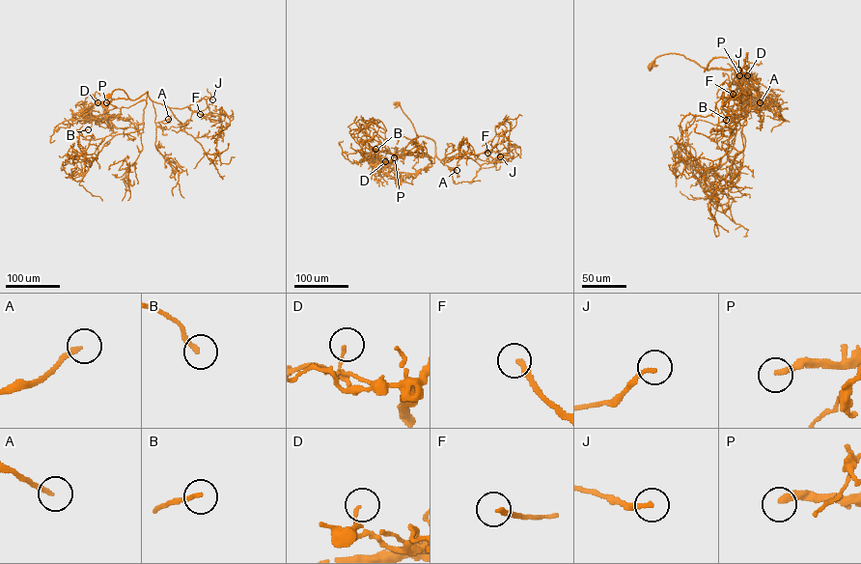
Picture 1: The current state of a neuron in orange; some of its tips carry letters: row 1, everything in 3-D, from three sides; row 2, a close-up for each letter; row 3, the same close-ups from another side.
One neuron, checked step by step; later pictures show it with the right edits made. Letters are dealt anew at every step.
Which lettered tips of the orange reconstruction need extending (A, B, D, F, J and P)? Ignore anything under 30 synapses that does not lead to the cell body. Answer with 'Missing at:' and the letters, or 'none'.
Missing at: A, F, P

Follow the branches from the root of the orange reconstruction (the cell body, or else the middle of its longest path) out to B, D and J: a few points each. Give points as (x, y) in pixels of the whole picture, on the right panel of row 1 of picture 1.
B: (652, 64), (677, 53), (707, 69), (733, 69), (772, 105), (746, 110), (730, 137), (718, 124), (726, 120)
D: (652, 64), (662, 55), (679, 53), (707, 69), (733, 69), (745, 80), (749, 78), (747, 75)
J: (652, 64), (679, 53), (749, 77), (744, 88), (731, 83), (735, 62), (744, 82), (747, 65), (738, 70)

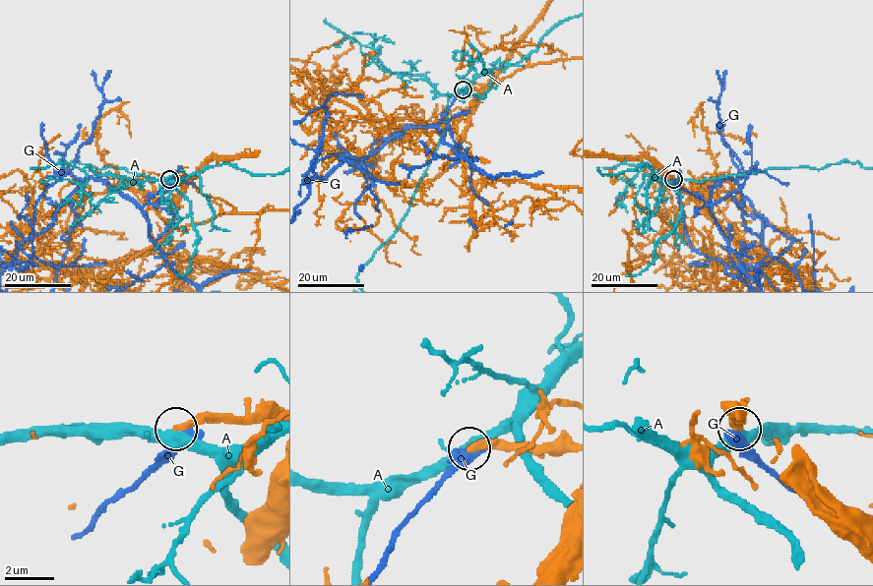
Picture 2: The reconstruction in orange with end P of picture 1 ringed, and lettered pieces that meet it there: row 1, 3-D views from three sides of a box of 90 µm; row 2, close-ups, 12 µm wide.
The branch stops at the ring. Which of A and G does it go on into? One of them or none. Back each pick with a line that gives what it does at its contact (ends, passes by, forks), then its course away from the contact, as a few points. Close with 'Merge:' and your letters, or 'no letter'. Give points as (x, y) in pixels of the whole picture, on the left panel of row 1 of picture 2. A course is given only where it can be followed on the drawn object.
Merge: no letter

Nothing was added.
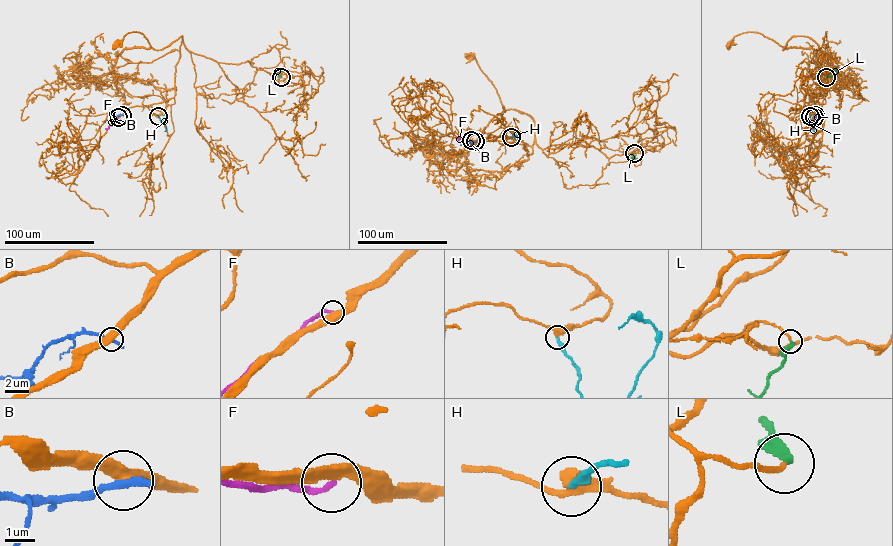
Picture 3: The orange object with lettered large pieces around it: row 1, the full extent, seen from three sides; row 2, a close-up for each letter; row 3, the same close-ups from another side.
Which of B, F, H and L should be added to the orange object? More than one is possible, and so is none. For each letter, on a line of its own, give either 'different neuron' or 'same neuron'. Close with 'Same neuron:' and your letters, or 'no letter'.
B: different neuron
F: different neuron
H: same neuron
L: same neuron
Same neuron: H, L

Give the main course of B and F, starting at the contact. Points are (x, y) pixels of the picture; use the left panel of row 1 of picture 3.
B: (122, 115), (107, 120)
F: (118, 117), (105, 129)

